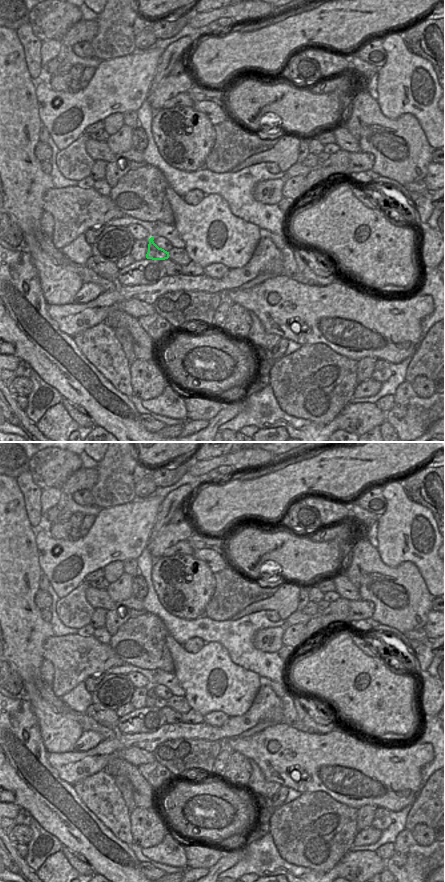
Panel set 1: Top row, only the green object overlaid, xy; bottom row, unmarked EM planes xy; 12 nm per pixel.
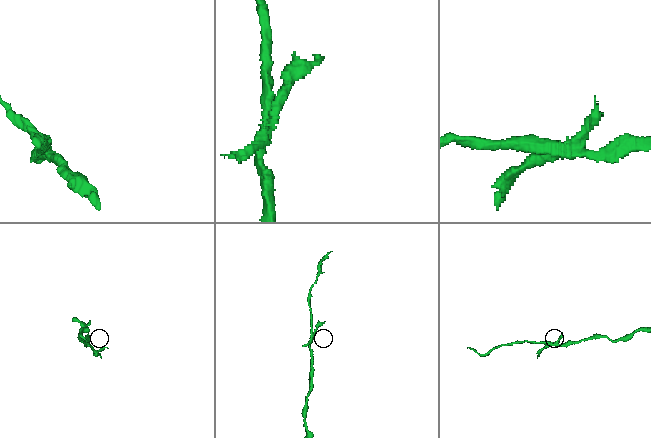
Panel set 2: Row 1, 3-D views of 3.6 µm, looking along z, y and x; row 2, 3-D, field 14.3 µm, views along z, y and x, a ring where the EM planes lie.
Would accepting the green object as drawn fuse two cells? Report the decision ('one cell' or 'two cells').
two cells

